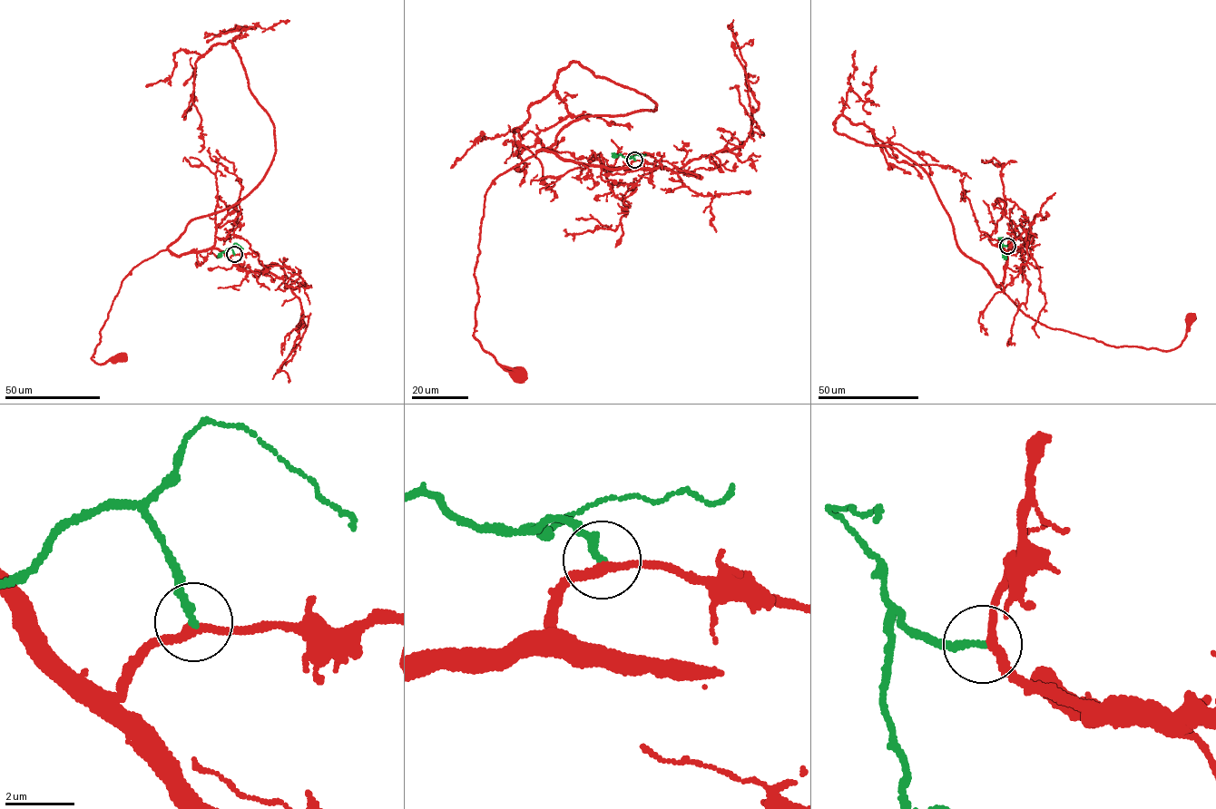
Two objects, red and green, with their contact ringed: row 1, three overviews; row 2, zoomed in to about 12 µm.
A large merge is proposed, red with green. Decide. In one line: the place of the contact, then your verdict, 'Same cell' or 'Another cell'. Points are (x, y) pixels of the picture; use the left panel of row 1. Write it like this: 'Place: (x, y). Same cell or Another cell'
Place: (234, 254). Same cell

